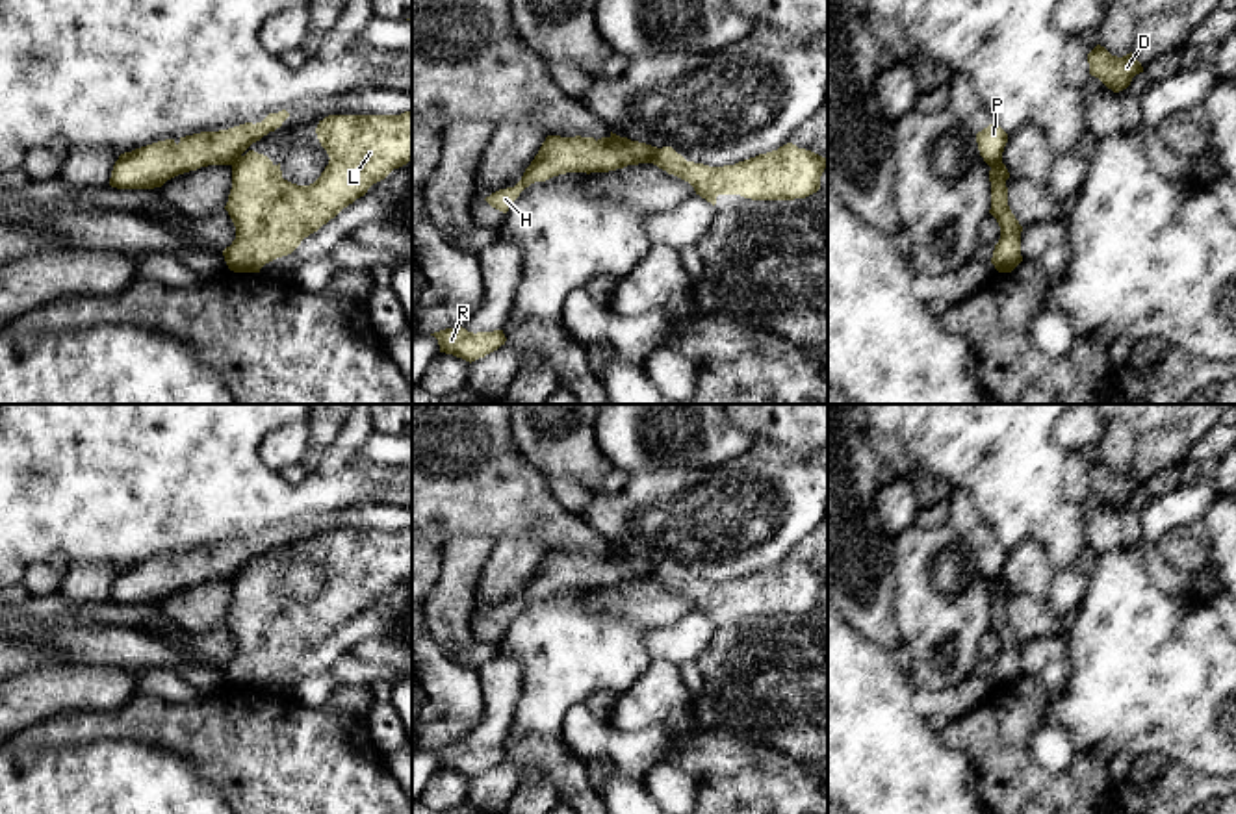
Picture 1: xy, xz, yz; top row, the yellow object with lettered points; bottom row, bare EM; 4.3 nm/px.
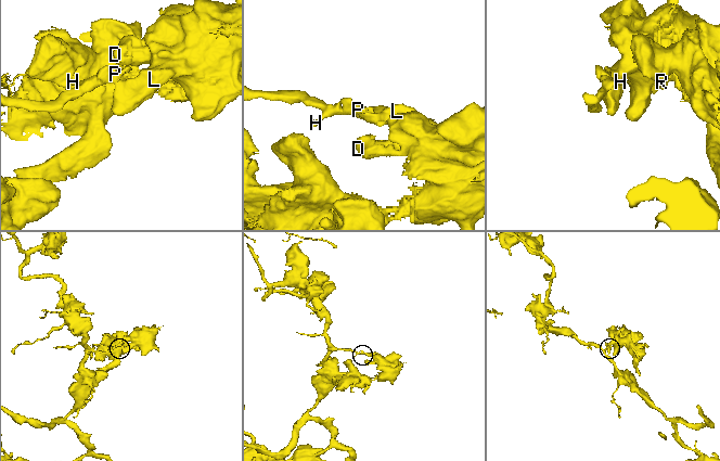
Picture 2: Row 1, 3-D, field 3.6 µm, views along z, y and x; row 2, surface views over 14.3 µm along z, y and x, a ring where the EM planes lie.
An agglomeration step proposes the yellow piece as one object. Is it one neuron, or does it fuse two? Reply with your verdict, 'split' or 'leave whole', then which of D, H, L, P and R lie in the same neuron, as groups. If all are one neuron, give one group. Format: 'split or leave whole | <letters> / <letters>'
split | D L R / H P

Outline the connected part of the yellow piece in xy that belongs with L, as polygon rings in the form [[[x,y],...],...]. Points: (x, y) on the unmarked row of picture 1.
[[[412,527],[401,530],[328,530],[319,536],[315,549],[330,575],[310,601],[284,595],[280,579],[275,580],[254,566],[232,579],[232,604],[225,625],[236,642],[236,655],[223,666],[230,686],[260,688],[265,679],[291,669],[304,653],[364,612],[373,599],[412,577]]]

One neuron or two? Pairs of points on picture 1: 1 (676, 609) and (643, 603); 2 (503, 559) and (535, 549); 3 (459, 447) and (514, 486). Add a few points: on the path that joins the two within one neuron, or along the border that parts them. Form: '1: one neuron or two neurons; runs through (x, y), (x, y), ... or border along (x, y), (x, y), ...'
1: one neuron; runs through (669, 607), (650, 605)
2: one neuron; runs through (511, 559), (527, 549)
3: one neuron; runs through (472, 460), (502, 486)

